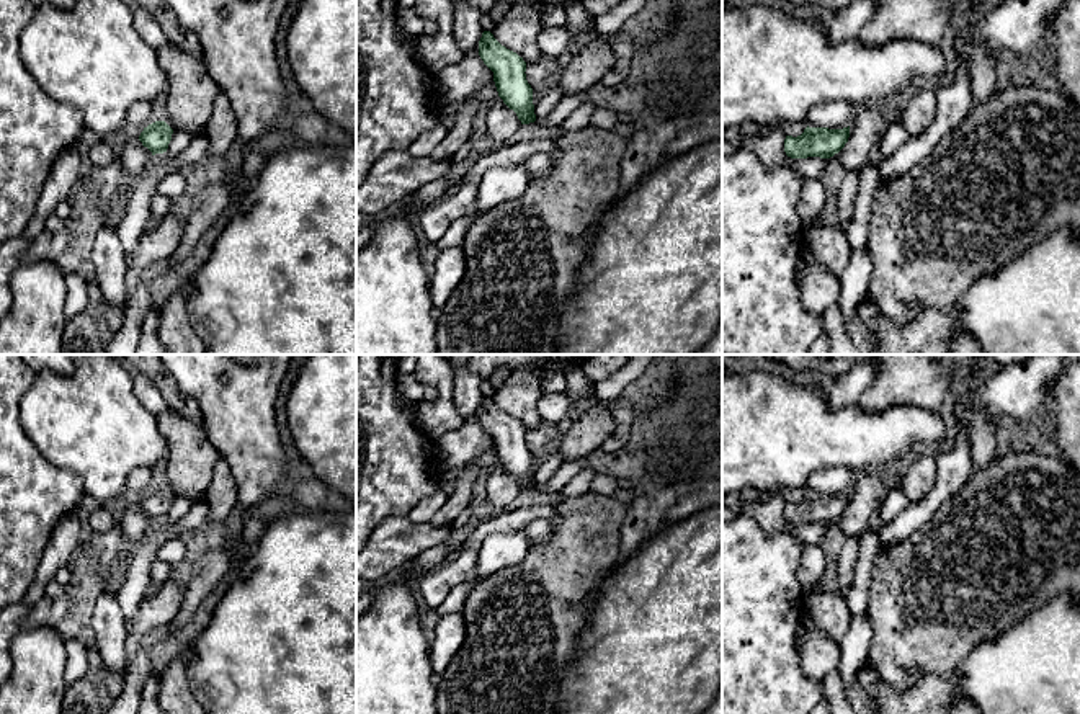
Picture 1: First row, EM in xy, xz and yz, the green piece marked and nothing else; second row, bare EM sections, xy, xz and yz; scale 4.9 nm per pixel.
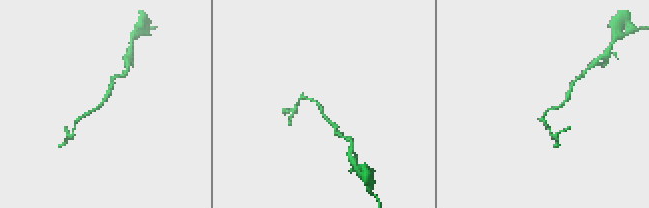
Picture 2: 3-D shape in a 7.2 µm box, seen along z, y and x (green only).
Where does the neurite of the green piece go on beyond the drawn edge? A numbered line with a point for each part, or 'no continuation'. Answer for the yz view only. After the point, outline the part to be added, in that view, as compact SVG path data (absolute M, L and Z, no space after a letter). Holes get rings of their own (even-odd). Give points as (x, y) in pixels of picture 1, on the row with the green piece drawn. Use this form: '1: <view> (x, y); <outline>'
no continuation

